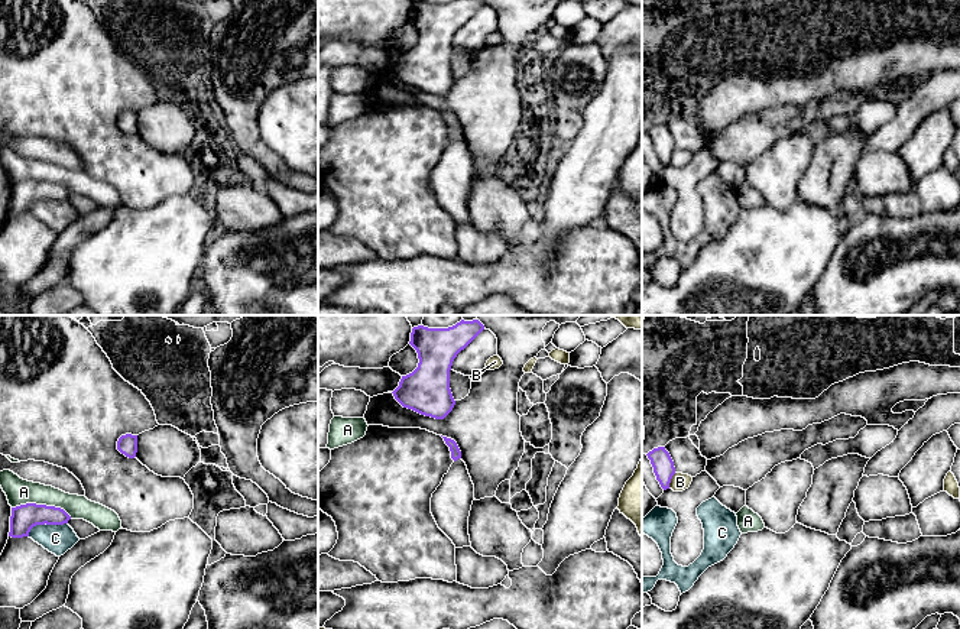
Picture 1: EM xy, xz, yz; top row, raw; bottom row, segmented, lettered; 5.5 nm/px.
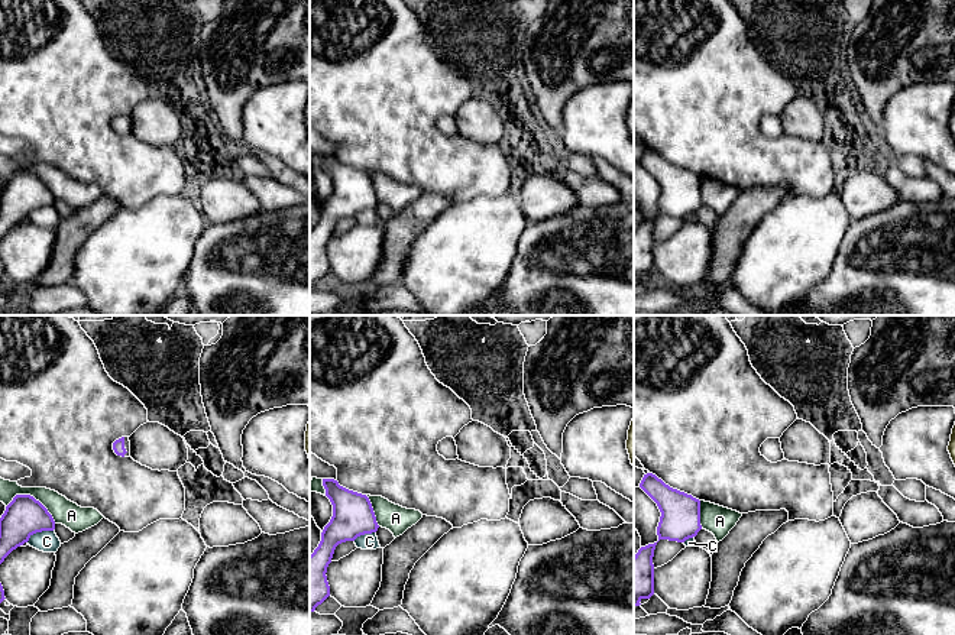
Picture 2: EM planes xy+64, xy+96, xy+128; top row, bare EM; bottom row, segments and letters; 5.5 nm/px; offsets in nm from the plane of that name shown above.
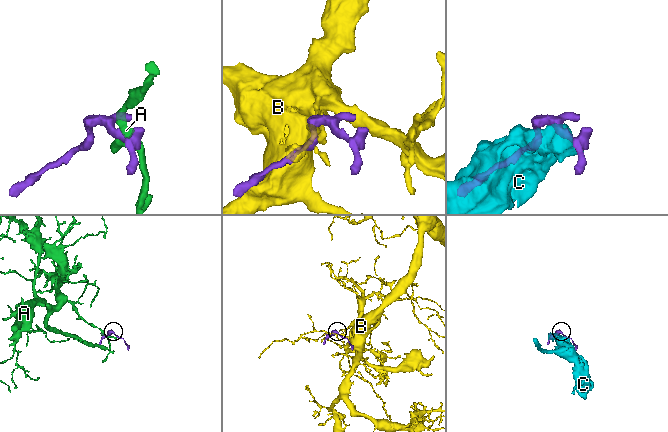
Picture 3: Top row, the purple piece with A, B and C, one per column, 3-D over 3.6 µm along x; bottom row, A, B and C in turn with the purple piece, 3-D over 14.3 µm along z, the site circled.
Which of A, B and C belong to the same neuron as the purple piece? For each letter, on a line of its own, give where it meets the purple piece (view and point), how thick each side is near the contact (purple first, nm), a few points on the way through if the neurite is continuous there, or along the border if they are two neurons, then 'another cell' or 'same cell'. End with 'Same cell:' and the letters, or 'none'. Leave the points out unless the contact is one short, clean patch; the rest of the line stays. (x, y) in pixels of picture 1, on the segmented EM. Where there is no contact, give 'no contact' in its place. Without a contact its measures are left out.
A: contact xy (42, 505); calibres 150 and 140 nm; another cell
B: contact yz (670, 480); calibres 120 and 100 nm; another cell
C: contact xy (45, 522); calibres 150 and 160 nm; another cell
Same cell: none

